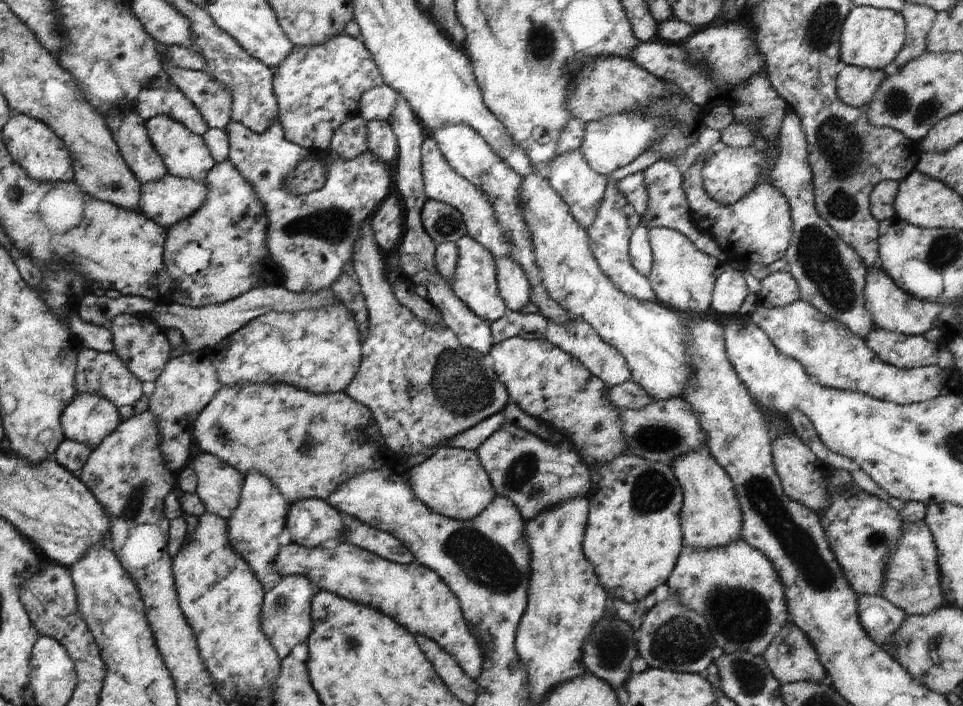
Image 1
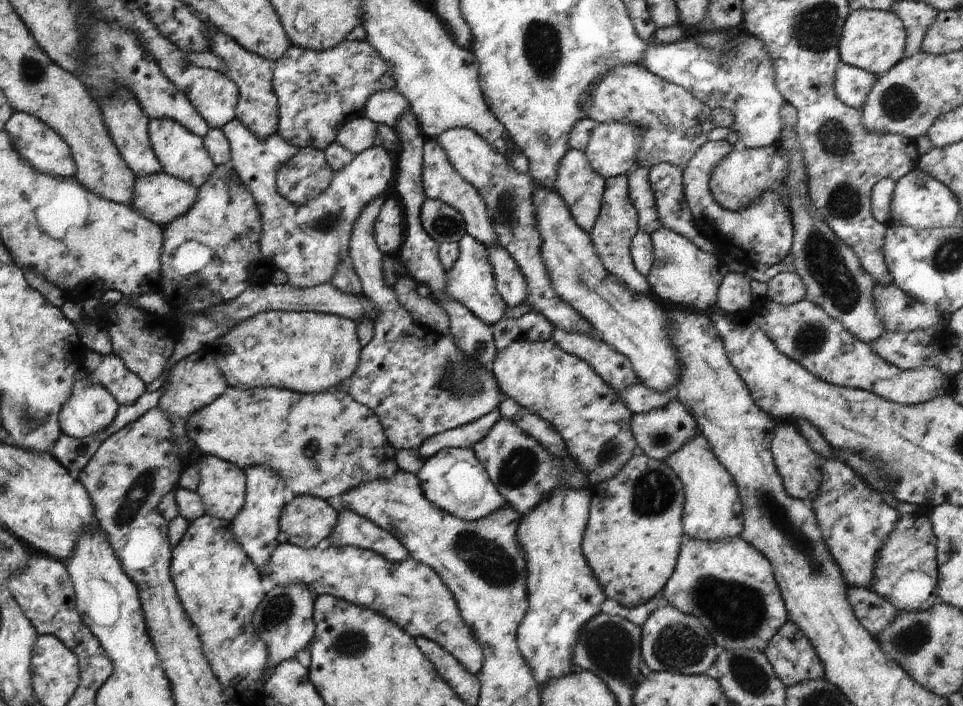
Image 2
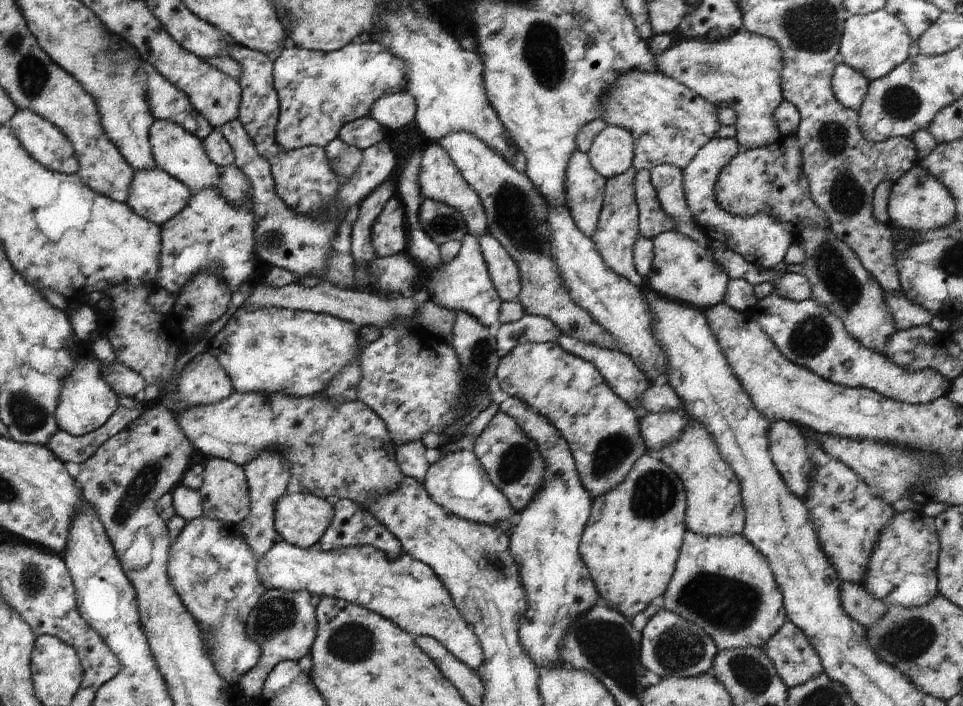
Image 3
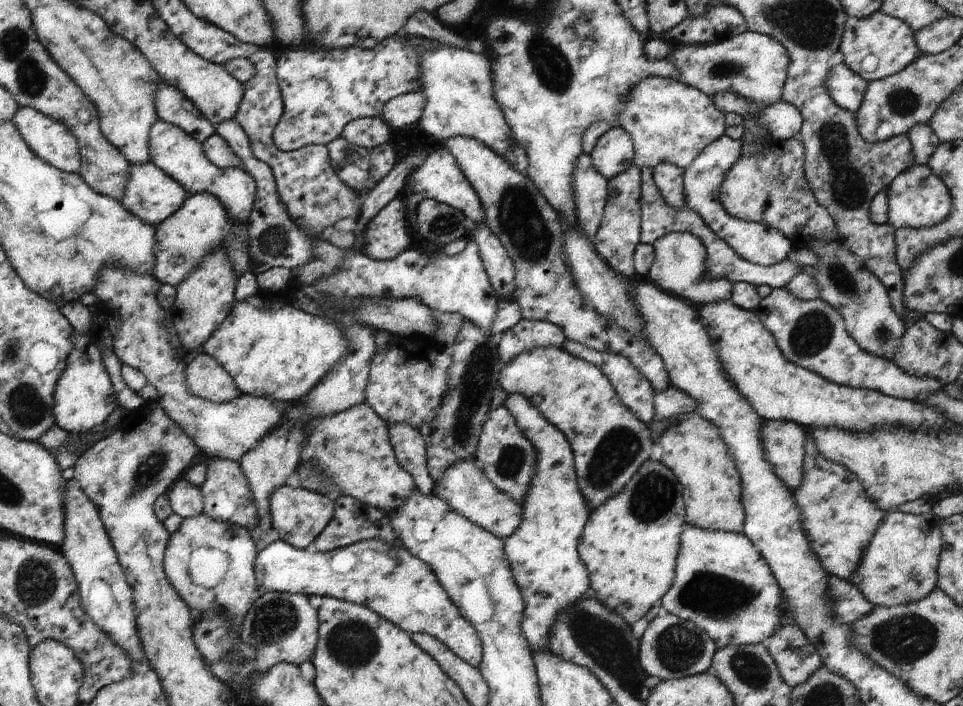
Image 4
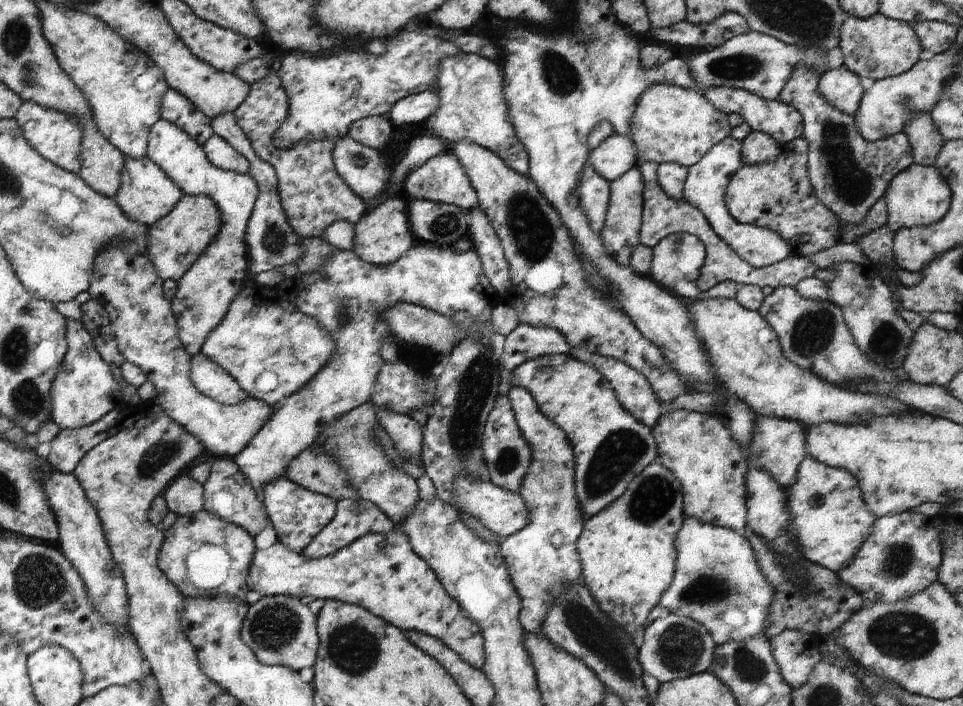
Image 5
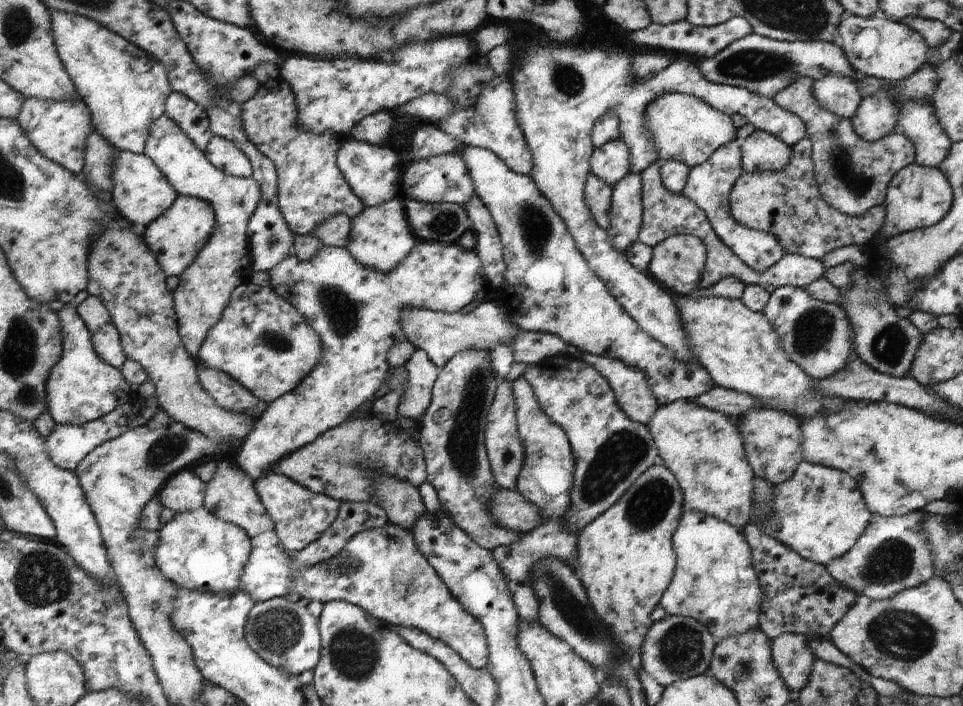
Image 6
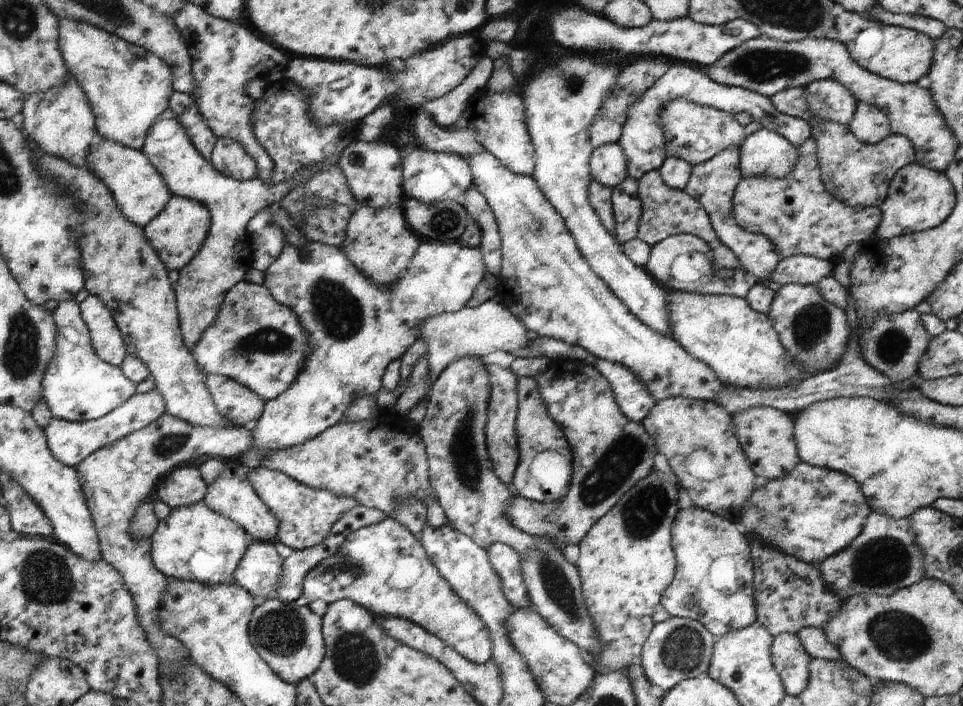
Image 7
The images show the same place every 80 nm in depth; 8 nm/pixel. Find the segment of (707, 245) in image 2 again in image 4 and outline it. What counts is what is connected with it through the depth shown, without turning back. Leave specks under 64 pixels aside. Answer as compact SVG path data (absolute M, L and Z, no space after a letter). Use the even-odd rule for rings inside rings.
M659 163L652 168L652 179L662 199L674 209L685 207L683 196L683 174L684 169L669 164Z

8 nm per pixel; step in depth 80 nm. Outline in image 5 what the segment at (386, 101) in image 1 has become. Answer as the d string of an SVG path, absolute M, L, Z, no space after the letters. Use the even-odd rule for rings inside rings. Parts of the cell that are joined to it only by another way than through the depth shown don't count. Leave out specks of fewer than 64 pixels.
M421 91L395 102L385 116L393 125L424 122L438 106L439 97L433 91Z

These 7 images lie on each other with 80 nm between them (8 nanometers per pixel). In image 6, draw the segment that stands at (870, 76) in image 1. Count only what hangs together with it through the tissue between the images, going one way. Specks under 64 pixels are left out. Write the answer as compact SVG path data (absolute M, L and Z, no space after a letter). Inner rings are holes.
M829 75L814 80L811 94L819 108L829 111L840 119L850 119L861 100L856 84L839 75Z

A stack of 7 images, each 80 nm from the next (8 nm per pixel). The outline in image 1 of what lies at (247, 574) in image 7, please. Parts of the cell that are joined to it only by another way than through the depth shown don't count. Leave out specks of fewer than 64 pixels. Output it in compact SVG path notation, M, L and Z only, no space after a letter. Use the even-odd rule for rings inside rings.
M338 542L334 548L321 547L305 548L295 543L279 546L275 557L276 571L281 577L289 575L306 578L316 591L325 591L336 594L341 598L350 600L360 605L367 605L385 616L391 617L413 636L423 635L434 640L455 662L469 678L475 680L482 673L483 657L477 639L462 617L458 600L449 590L449 587L430 568L417 561L411 564L401 564L379 558L372 552L363 550L347 542Z

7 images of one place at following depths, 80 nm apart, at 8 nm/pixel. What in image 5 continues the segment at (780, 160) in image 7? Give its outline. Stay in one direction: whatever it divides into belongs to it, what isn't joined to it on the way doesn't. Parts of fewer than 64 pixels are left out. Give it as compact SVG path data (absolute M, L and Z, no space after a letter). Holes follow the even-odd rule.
M751 131L741 141L740 161L745 165L758 165L774 161L780 145L763 131Z

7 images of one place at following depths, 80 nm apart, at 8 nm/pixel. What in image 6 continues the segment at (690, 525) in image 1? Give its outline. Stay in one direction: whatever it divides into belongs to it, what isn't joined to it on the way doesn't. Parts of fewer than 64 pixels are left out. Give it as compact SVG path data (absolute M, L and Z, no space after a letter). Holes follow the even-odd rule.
M677 399L658 405L645 426L655 443L657 455L663 460L663 466L675 477L682 494L683 505L689 506L689 511L708 514L737 529L749 522L752 508L752 482L755 476L746 462L738 428L729 416L699 406L693 401Z

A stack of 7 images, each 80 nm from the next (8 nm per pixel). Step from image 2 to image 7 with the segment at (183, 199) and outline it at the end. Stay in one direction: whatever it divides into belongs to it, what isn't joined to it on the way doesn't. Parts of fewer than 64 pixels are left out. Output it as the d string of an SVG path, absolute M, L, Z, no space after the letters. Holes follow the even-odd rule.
M100 138L99 142L91 144L86 160L89 172L109 190L121 215L139 228L145 227L162 212L172 196L161 176L140 150L125 148Z

